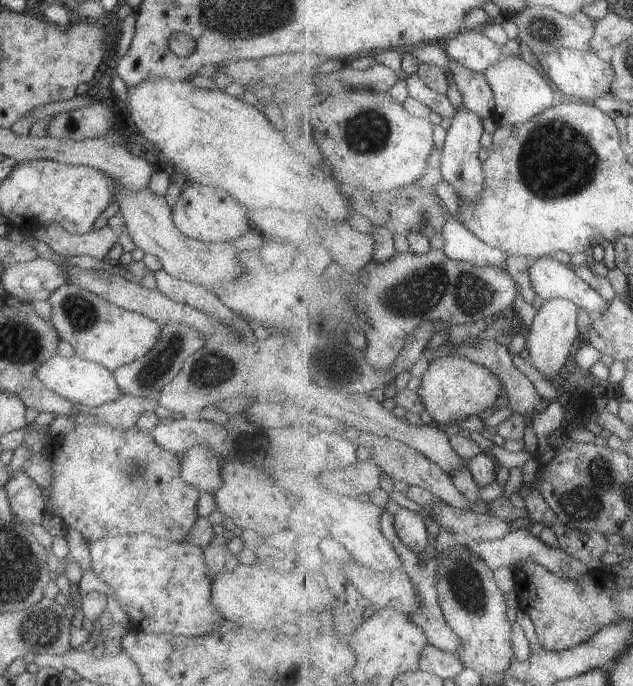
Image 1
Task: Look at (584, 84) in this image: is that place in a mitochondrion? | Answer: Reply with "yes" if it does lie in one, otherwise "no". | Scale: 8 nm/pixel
no

